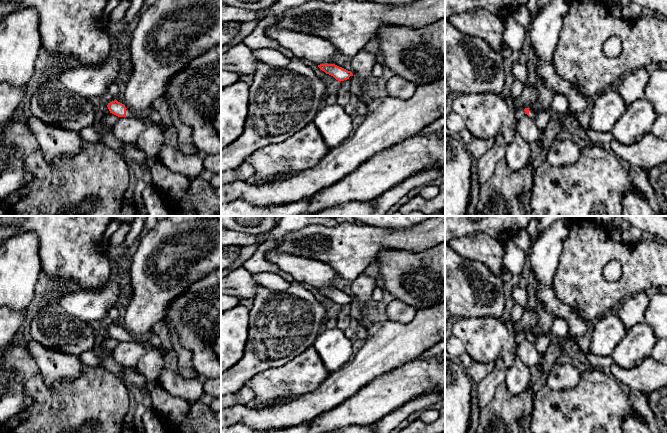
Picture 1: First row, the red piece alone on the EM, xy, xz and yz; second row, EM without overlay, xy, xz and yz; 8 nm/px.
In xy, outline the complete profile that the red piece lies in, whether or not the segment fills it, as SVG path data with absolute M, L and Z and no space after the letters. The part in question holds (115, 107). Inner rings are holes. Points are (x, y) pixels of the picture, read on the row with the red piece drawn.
M116 99L107 105L110 113L118 116L118 117L129 117L129 116L134 116L132 111L127 109L124 104L118 102Z

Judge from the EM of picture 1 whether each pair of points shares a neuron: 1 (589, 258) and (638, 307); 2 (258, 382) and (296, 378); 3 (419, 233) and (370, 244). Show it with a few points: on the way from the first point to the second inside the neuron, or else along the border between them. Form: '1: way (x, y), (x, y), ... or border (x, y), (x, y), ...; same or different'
1: border (643, 290), (628, 295), (614, 310); different
2: way (267, 382), (277, 382), (281, 378), (287, 378); same
3: way (407, 239), (382, 239); same

